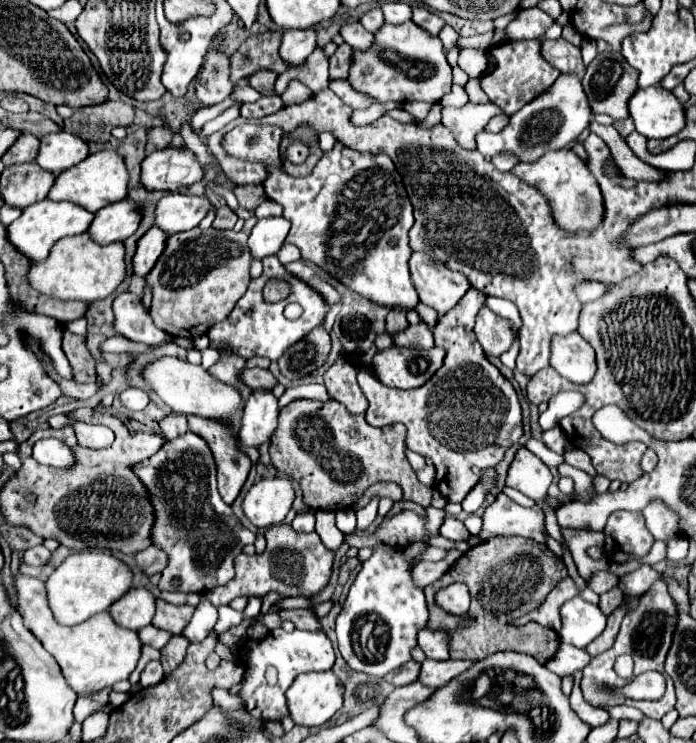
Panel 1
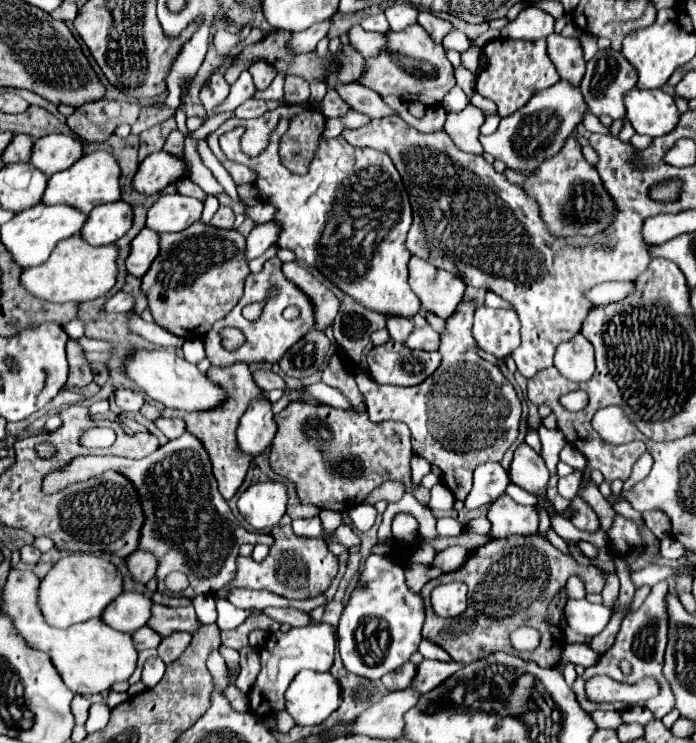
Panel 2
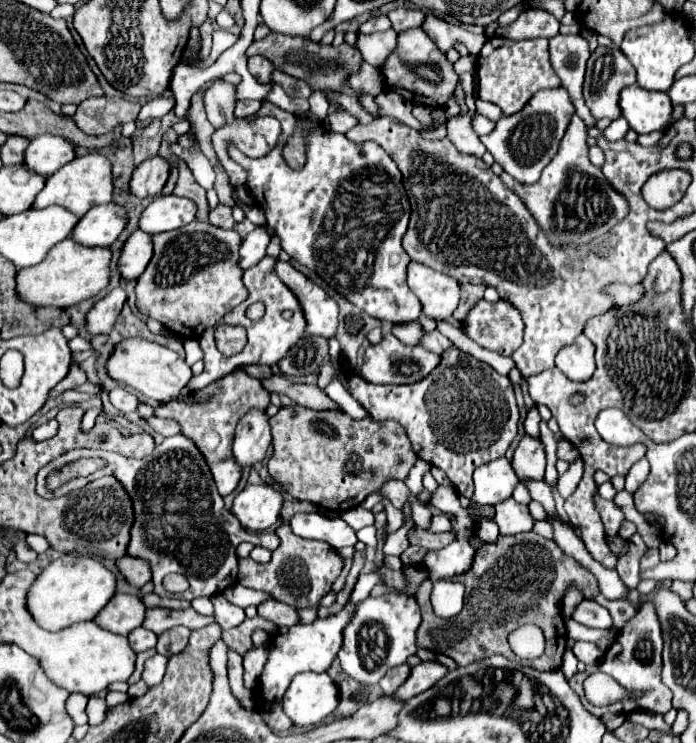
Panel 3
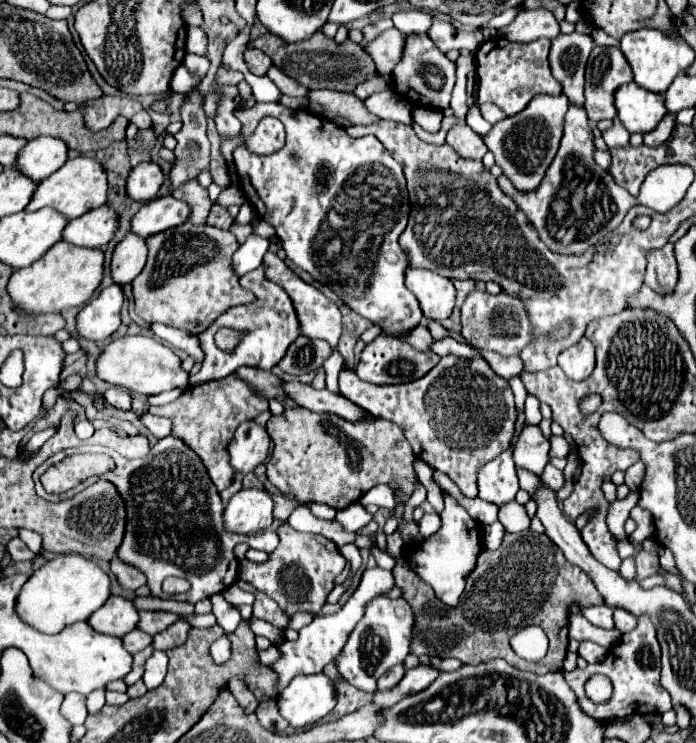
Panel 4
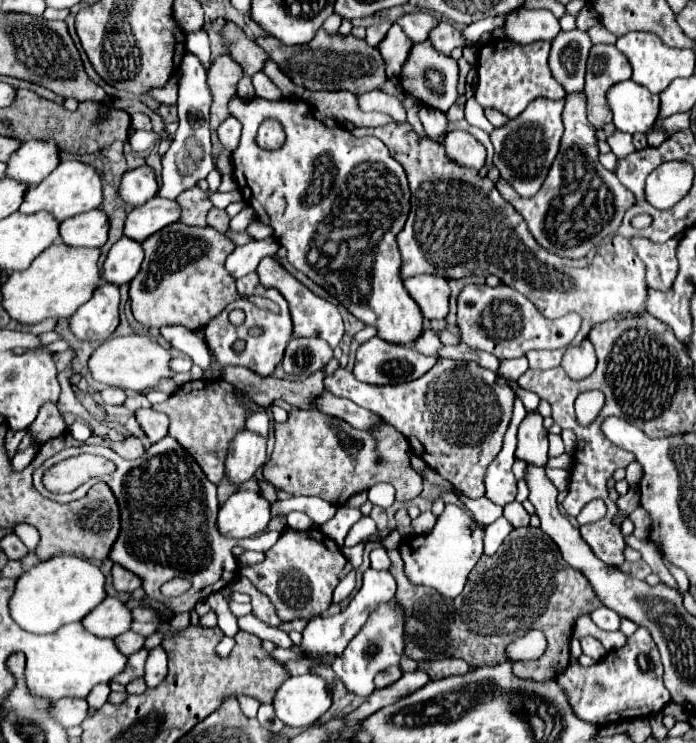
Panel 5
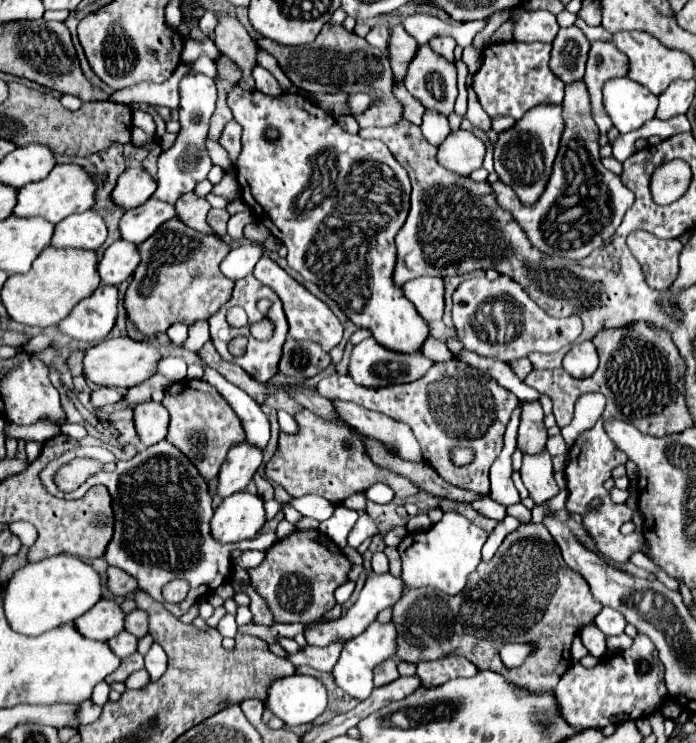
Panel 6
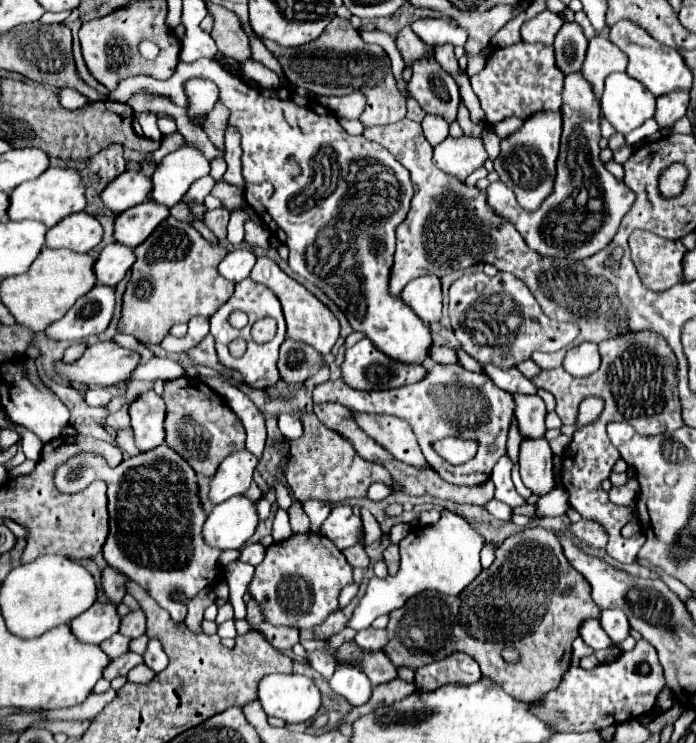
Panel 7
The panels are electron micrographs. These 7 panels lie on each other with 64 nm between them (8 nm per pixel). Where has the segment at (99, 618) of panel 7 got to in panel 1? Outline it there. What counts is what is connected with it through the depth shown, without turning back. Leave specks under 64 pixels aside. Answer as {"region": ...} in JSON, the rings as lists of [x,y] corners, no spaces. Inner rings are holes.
{"region":[[[132,588],[124,600],[116,600],[116,604],[112,604],[110,614],[122,628],[140,630],[152,622],[154,602],[156,598],[146,588]]]}

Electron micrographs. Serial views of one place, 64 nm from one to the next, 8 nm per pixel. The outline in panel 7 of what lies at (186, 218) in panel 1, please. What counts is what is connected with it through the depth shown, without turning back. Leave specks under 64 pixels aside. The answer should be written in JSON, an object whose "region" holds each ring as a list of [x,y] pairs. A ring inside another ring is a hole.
{"region":[[[146,200],[138,206],[132,206],[116,216],[114,220],[114,242],[124,244],[128,248],[136,248],[142,244],[152,230],[168,216],[168,208],[164,204]]]}

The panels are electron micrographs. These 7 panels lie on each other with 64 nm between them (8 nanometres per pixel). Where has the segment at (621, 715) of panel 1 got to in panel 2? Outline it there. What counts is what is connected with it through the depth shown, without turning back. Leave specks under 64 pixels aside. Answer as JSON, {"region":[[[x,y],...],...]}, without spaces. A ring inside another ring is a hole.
{"region":[[[632,706],[632,708],[628,708],[628,710],[622,710],[620,714],[622,714],[622,720],[624,720],[624,722],[638,722],[638,724],[642,724],[642,726],[646,726],[648,722],[654,720],[654,718],[652,718],[652,712],[648,712],[646,708],[640,708],[640,706]]]}

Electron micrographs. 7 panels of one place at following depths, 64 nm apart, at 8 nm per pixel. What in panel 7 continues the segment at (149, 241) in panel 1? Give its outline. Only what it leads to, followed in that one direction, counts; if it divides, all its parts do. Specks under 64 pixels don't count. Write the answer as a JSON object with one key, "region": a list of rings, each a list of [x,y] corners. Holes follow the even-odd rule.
{"region":[[[116,242],[108,244],[94,262],[94,274],[98,284],[116,286],[134,262],[136,262],[136,256],[132,248],[126,248]]]}

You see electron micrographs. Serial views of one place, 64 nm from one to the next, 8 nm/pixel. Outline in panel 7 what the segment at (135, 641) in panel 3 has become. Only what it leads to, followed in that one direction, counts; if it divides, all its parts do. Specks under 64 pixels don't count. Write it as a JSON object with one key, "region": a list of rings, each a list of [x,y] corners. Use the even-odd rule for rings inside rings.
{"region":[[[116,634],[116,636],[108,638],[108,640],[104,640],[104,642],[100,644],[100,648],[104,648],[104,652],[106,652],[110,658],[118,658],[118,656],[122,656],[122,654],[128,652],[128,642],[130,642],[130,638],[126,638],[126,636],[122,636],[122,634]]]}

